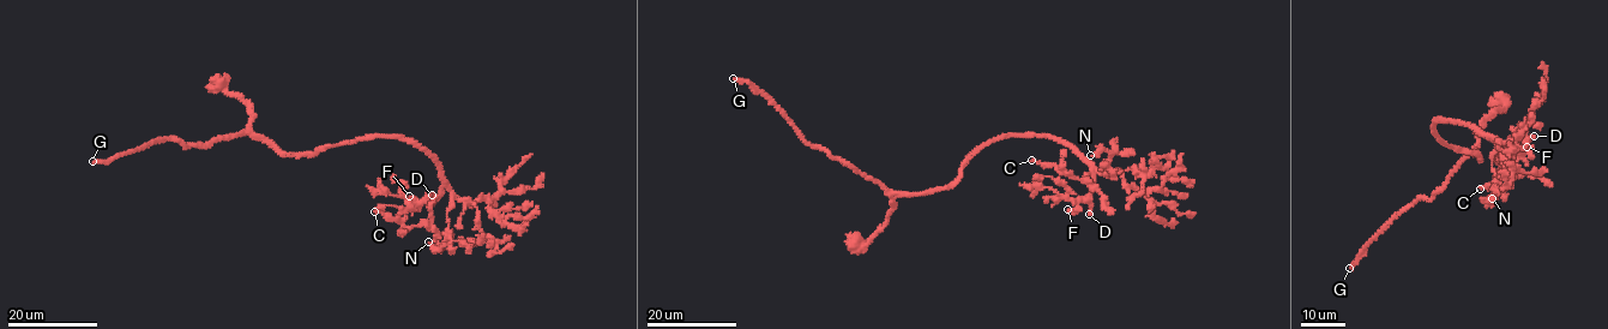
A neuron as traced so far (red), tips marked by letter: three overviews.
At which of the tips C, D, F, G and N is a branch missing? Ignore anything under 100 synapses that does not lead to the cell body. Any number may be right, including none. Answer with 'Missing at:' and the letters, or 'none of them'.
Missing at: D, G

